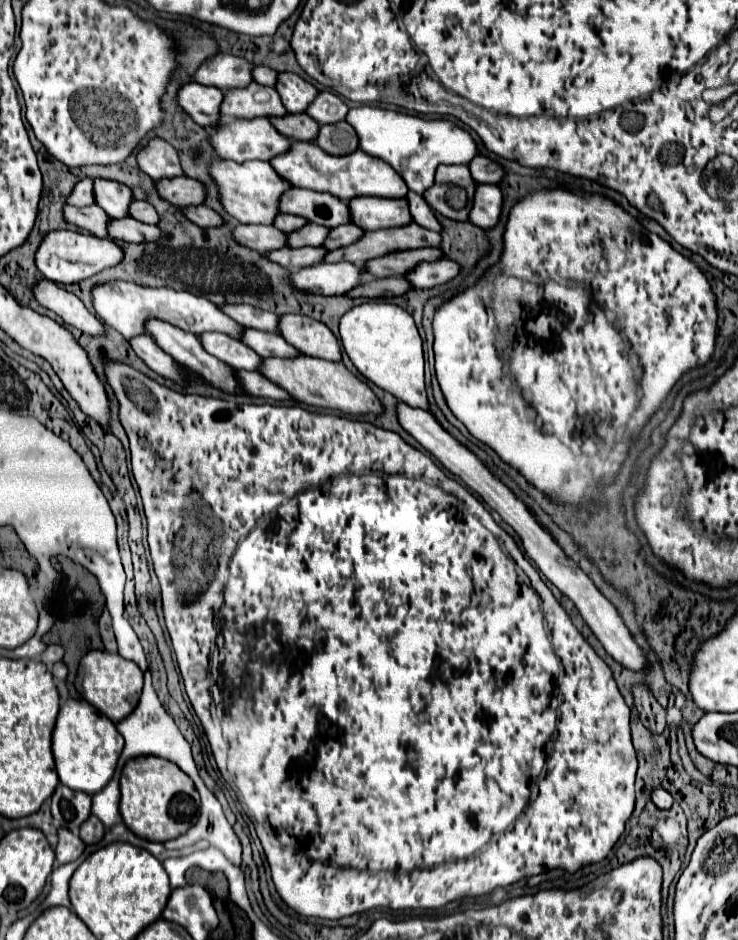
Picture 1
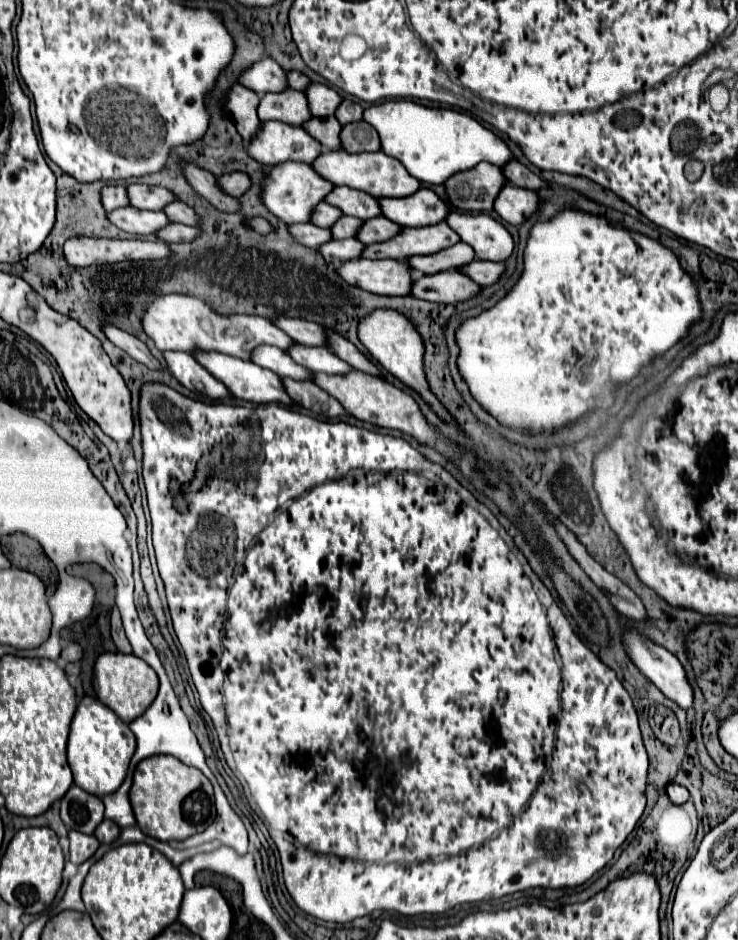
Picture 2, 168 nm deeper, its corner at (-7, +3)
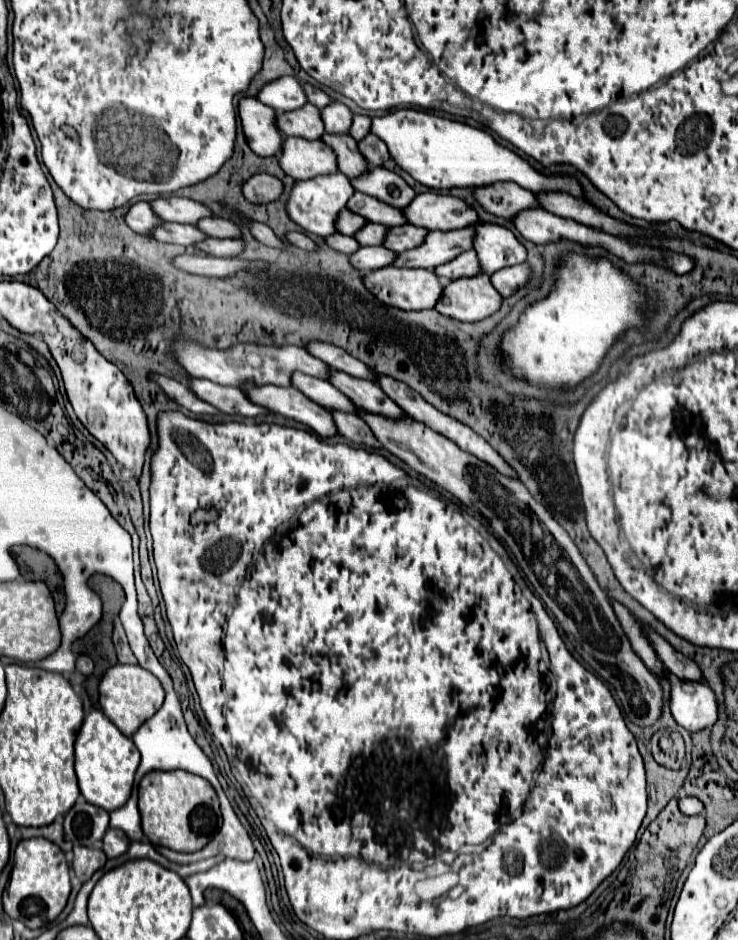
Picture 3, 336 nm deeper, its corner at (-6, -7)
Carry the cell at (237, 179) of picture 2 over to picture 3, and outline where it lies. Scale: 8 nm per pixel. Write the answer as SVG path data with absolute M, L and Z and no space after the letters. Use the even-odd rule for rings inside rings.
M268 173L252 175L244 185L242 185L242 195L250 203L270 203L278 199L282 193L282 183Z

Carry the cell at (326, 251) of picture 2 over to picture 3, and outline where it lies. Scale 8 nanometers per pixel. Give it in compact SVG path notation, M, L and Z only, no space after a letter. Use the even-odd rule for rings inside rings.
M360 247L350 255L350 263L358 267L358 271L362 273L370 273L370 271L376 271L378 267L390 265L394 257L396 255L386 247Z

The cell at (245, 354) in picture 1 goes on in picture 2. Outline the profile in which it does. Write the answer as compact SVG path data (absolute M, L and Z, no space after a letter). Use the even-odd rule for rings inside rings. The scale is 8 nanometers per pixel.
M261 345L253 353L253 363L259 363L261 367L271 369L279 377L289 377L295 381L311 381L313 373L301 365L297 365L287 353L281 349L271 349L269 345Z

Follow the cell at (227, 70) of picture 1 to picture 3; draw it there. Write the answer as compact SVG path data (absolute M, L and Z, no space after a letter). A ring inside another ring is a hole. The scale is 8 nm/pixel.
M280 77L258 91L258 99L278 113L294 111L306 103L306 95L296 77Z

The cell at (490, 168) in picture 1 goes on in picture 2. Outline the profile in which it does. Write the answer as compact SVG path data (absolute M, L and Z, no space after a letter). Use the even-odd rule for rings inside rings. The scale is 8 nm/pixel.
M513 161L513 163L505 165L503 171L507 173L509 183L519 185L519 187L527 187L527 189L531 189L531 191L541 191L541 189L545 189L545 187L549 185L545 179L541 179L541 177L535 175L535 173L531 173L531 171L529 171L525 165L521 165L519 161Z

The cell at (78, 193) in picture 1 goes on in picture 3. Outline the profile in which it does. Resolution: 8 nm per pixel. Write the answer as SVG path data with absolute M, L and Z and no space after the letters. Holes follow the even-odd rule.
M146 201L134 203L134 205L128 209L124 221L126 221L126 225L128 225L132 231L136 231L136 233L148 233L154 225L162 223L162 221L152 213L152 209L150 209L150 205L148 205Z

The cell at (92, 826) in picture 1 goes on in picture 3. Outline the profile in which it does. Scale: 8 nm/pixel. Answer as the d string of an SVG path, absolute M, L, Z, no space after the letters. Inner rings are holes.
M108 829L102 841L104 841L102 849L104 849L104 853L106 853L108 857L118 857L118 855L126 853L126 849L128 849L128 845L130 845L128 837L126 837L124 831L120 831L120 829Z

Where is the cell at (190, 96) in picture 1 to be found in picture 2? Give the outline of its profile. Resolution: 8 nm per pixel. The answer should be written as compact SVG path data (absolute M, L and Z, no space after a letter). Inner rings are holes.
M239 83L231 87L227 99L227 111L235 119L237 131L245 141L251 141L261 129L261 121L257 117L257 105L259 105L259 95L255 91Z

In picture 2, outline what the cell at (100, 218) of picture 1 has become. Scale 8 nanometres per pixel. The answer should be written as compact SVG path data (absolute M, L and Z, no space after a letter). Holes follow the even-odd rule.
M135 207L115 209L109 213L111 223L133 235L155 235L171 221L163 211L141 211Z

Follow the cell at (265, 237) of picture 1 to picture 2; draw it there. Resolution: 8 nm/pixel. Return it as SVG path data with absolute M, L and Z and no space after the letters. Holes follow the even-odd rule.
M303 223L303 225L293 225L293 227L289 227L289 231L291 231L291 235L303 245L309 245L309 247L313 247L313 249L317 249L317 247L321 247L323 243L329 243L329 239L333 239L331 237L331 233L329 233L329 229L321 229L321 227L317 227L317 225L313 225L313 223Z

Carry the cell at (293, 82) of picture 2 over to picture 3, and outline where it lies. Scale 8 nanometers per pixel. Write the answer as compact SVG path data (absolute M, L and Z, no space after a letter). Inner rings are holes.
M304 85L304 91L306 91L308 101L310 101L312 105L316 105L318 109L322 109L322 107L326 107L326 105L330 103L330 97L328 97L324 91L320 91L320 89L312 87L312 85Z

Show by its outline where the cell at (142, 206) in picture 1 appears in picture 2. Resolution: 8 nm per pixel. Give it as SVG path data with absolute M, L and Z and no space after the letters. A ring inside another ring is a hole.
M177 201L175 205L167 205L165 213L171 217L171 221L175 223L183 223L183 225L199 225L199 215L195 213L195 209L191 209L189 205L183 205L183 201Z

